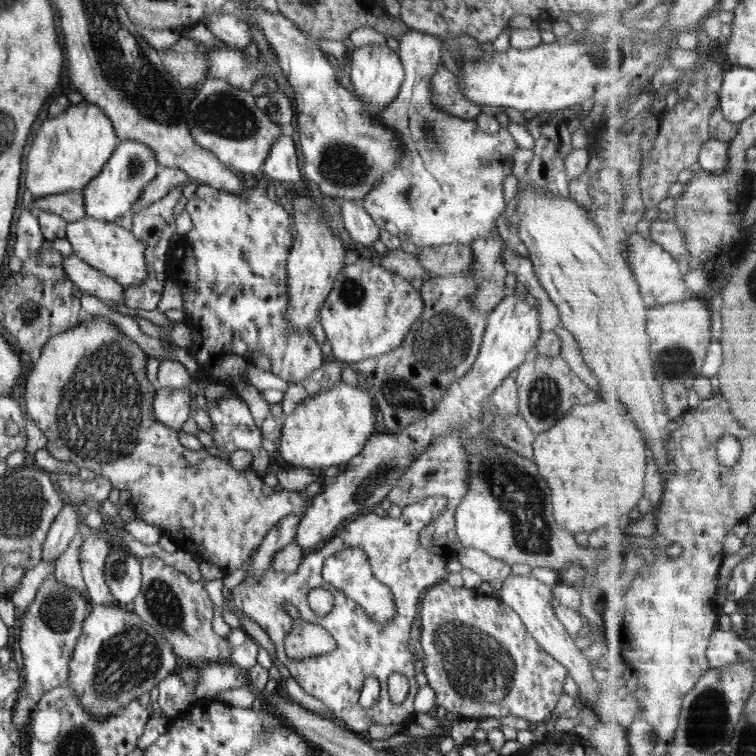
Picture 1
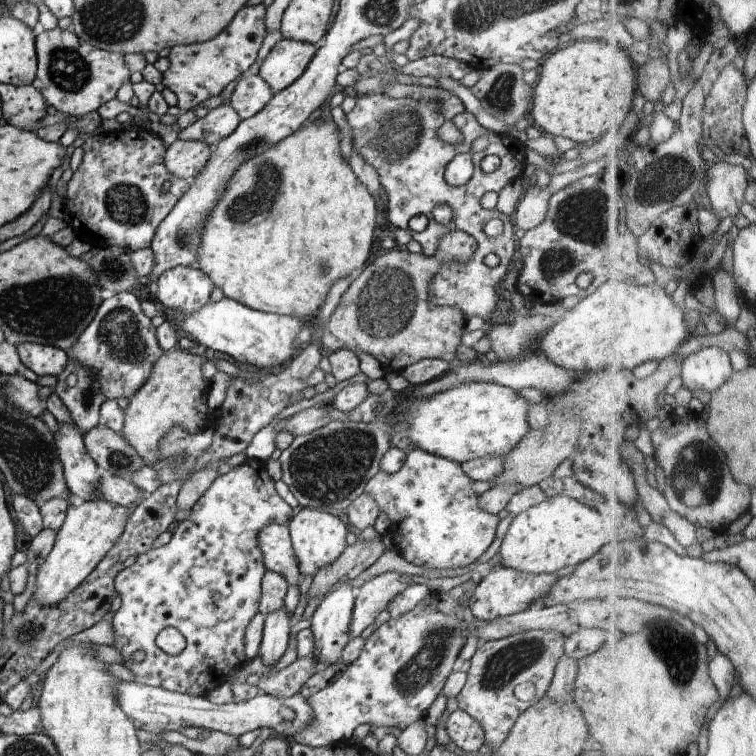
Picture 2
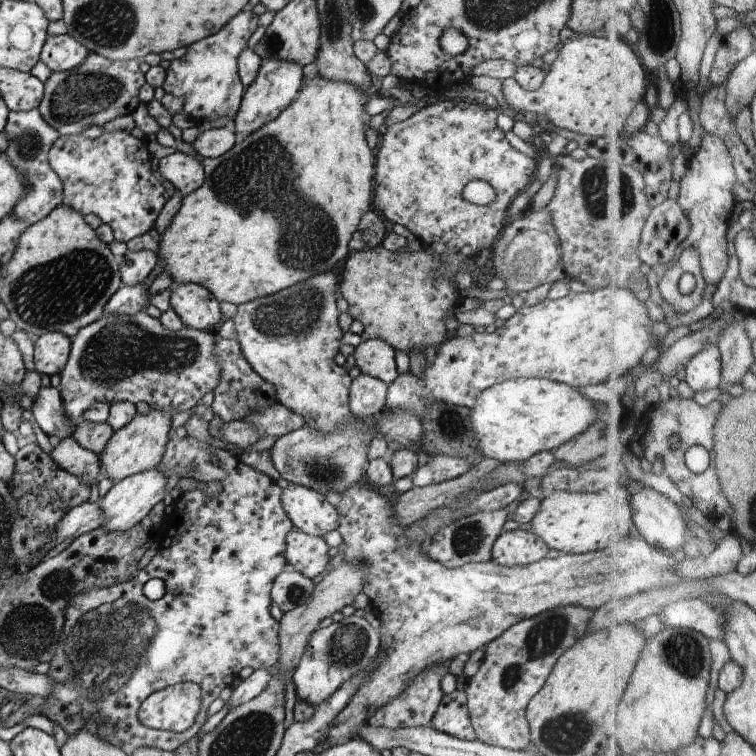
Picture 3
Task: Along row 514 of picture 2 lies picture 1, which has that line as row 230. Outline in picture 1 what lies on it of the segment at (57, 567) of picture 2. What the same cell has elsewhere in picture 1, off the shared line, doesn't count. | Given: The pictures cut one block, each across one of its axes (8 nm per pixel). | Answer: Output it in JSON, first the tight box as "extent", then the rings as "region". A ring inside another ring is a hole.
{"extent":[66,215,146,288],"region":[[[85,215],[80,220],[67,223],[66,236],[72,250],[92,268],[103,272],[124,288],[139,285],[146,274],[144,249],[145,243],[138,240],[129,230],[118,222],[98,220]]]}

